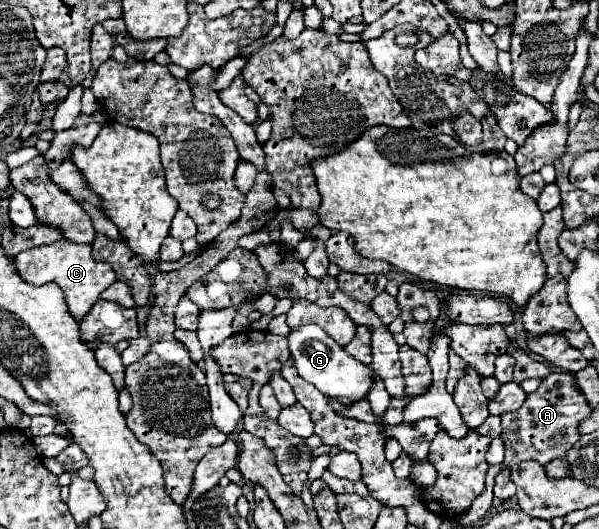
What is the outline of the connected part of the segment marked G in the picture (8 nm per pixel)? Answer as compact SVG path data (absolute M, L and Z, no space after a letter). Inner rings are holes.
M304 325L300 329L290 331L288 345L290 345L290 355L294 359L298 375L304 377L308 383L316 385L316 389L326 397L340 397L340 399L352 399L352 401L360 401L368 397L368 391L374 385L374 369L370 369L370 365L358 363L318 325Z

